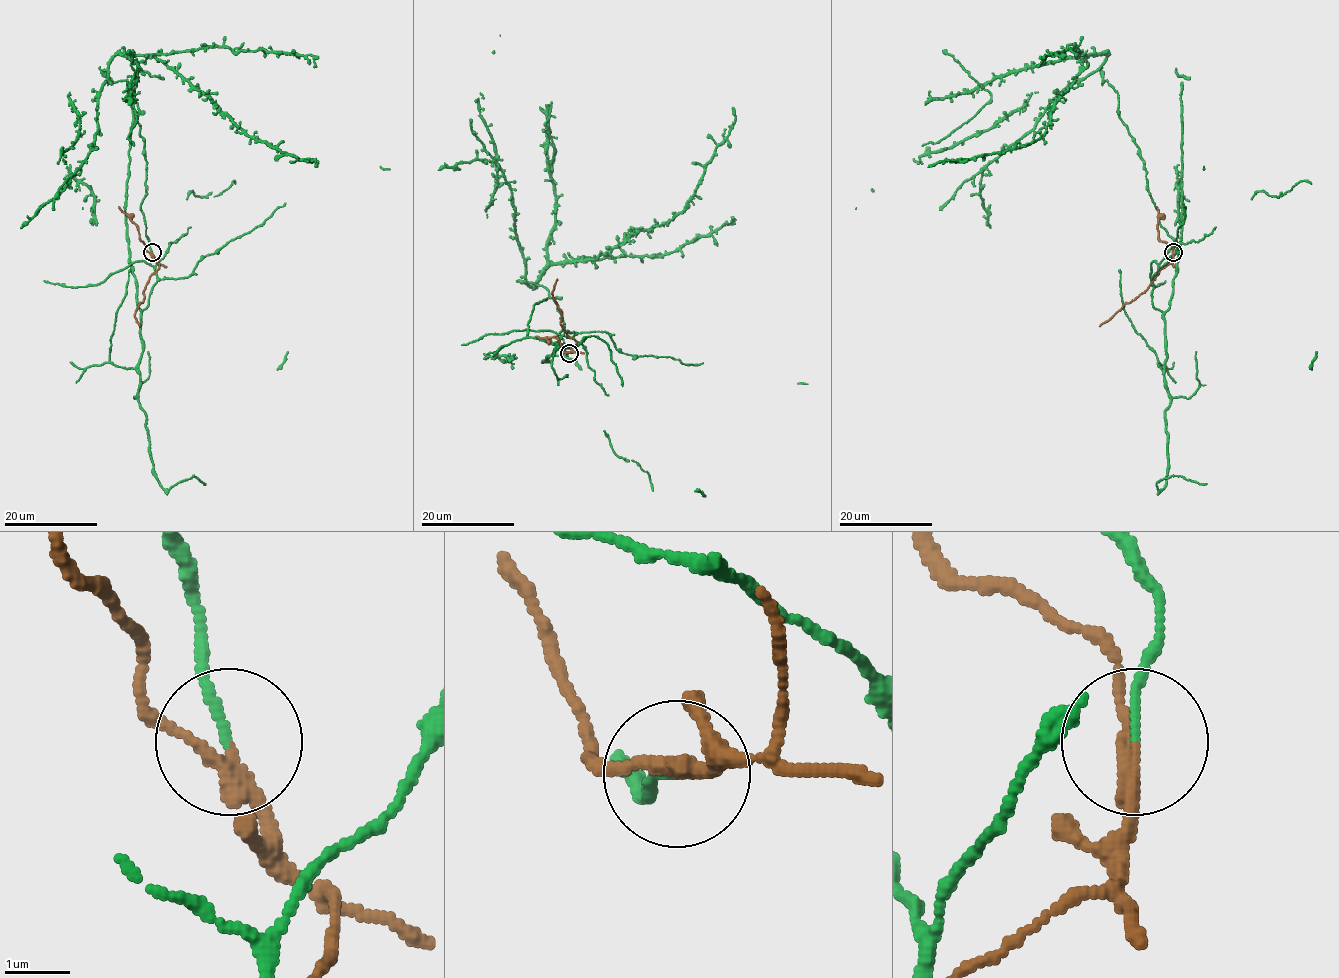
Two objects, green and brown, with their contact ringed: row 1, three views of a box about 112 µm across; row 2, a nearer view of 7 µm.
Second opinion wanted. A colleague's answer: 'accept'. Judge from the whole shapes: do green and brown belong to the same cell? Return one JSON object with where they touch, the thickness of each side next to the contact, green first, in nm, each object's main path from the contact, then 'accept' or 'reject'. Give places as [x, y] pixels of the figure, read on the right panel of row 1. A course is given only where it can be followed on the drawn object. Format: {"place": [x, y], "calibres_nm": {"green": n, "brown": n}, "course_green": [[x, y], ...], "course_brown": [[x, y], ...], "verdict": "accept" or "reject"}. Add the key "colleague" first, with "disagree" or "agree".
{"colleague": "disagree", "place": [1173, 252], "calibres_nm": {"green": 120, "brown": 220}, "course_green": [[1174, 252], [1144, 161], [1119, 116], [1118, 92], [1098, 69], [1105, 55], [1081, 58], [1038, 139], [927, 167]], "course_brown": [[1174, 252], [1172, 261], [1144, 291], [1099, 326]], "verdict": "reject"}

